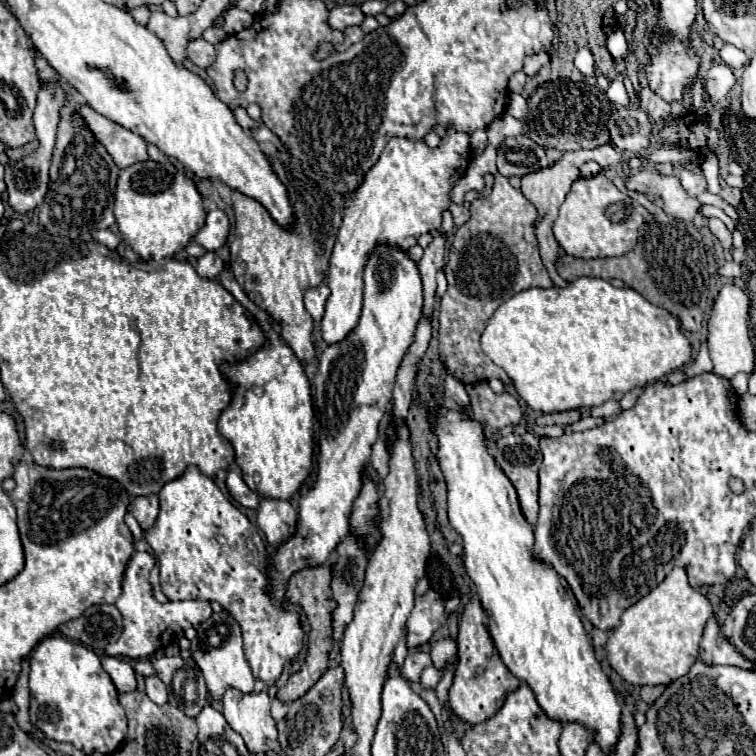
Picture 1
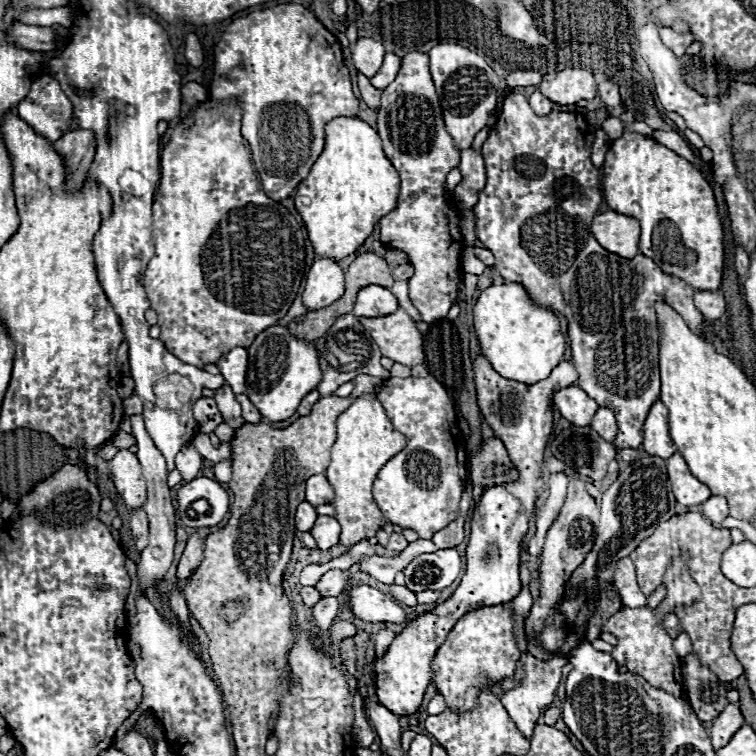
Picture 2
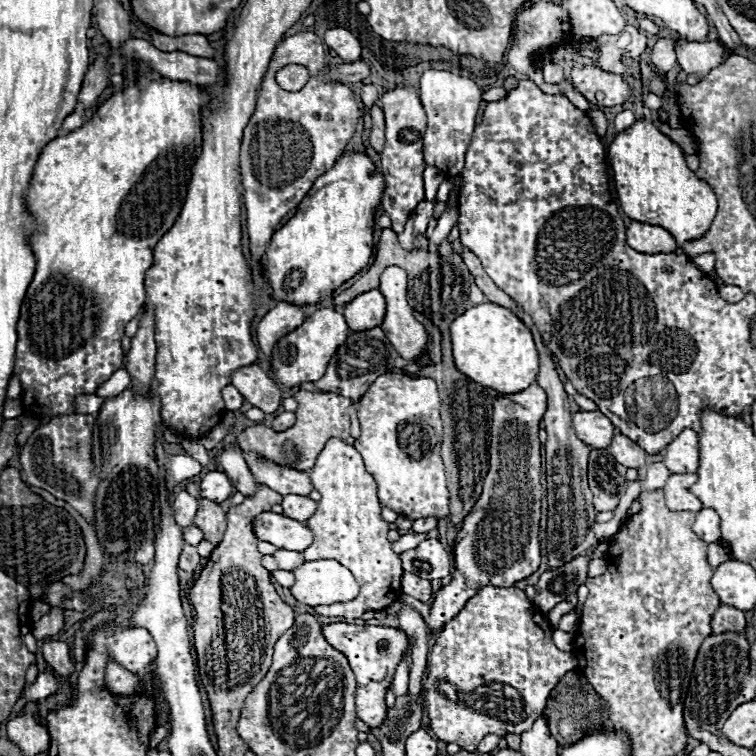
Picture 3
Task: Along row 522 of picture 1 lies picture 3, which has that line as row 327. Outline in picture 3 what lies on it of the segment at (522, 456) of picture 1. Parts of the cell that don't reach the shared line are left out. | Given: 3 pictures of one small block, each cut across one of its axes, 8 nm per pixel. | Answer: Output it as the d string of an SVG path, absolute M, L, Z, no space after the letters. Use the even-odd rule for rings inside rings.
M464 250L461 257L468 267L469 272L474 274L478 288L488 296L490 302L500 304L504 308L510 308L516 316L520 316L520 320L532 330L538 352L540 352L540 374L536 378L536 382L546 390L548 394L548 410L542 418L544 428L548 432L548 440L546 440L546 496L548 496L548 538L546 538L546 550L548 550L548 564L550 570L552 568L560 568L564 566L568 560L580 556L582 552L586 552L594 542L594 532L592 532L592 524L594 524L594 506L592 506L592 492L588 488L588 478L586 478L586 466L588 466L588 454L590 454L590 446L586 446L582 440L576 438L574 428L572 428L572 412L570 412L570 404L568 404L568 394L564 392L564 386L558 378L558 372L554 368L552 356L546 354L546 348L542 344L540 332L536 330L532 318L526 312L520 312L520 308L516 308L516 302L504 294L500 288L496 288L496 284L488 278L488 274L484 272L479 258L469 250Z

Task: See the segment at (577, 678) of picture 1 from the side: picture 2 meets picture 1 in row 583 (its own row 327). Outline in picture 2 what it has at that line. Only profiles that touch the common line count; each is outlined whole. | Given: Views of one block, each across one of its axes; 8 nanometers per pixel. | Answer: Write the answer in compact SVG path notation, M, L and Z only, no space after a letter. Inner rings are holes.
M508 282L488 286L474 306L474 330L482 356L488 358L492 368L508 378L522 384L536 384L550 376L566 350L566 338L560 332L560 322L548 308L538 308L520 284Z

